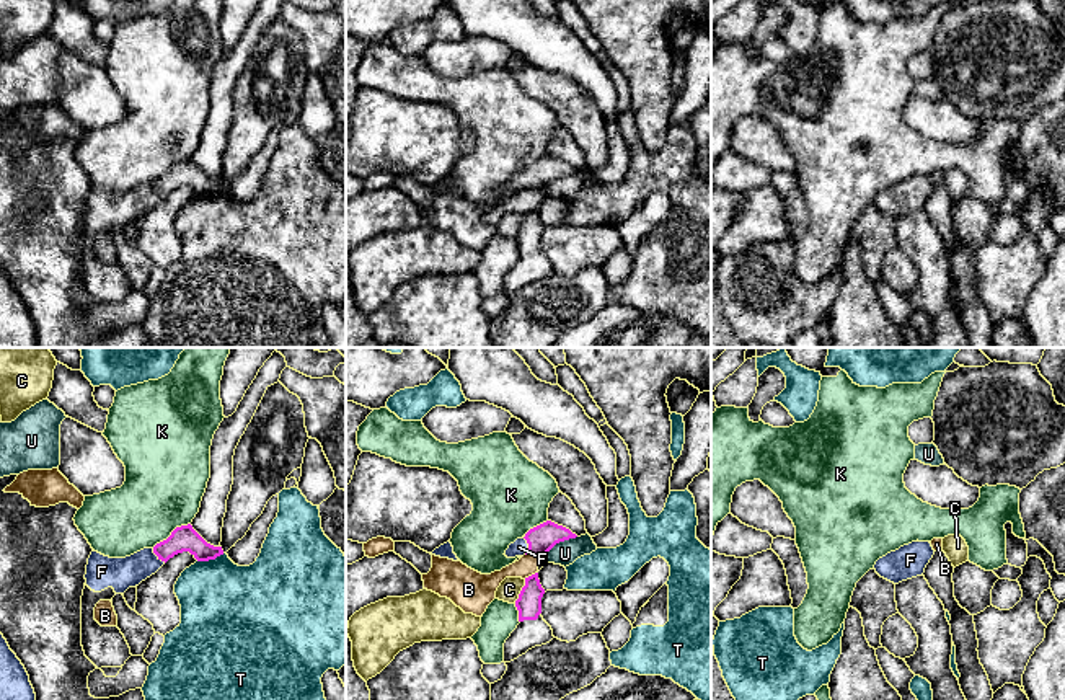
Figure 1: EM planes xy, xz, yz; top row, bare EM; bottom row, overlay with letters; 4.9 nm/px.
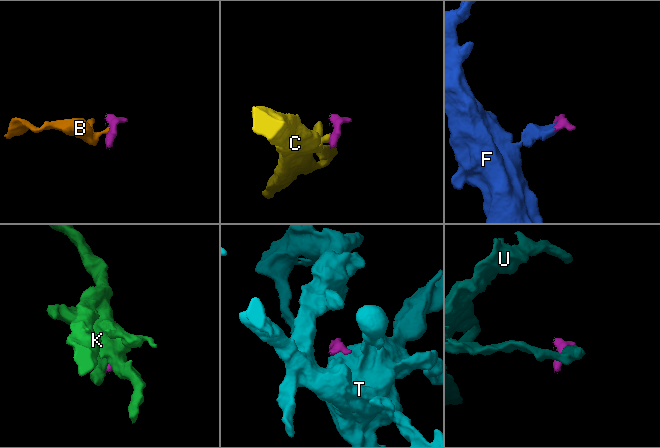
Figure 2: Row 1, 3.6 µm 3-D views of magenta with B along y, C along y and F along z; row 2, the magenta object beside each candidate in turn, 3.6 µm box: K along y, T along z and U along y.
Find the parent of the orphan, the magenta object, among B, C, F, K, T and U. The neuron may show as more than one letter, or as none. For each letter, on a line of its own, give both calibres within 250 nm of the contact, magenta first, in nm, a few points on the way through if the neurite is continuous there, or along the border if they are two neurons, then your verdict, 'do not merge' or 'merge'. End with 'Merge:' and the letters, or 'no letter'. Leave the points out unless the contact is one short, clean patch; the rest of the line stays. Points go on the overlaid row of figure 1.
B: 140/100 nm | along xz (525, 553), (532, 553), (537, 558) | do not merge
C: 130/110 nm | along xz (525, 580), (514, 602) | do not merge
F: 130/160 nm | across xy (183, 539), (159, 557), (131, 571), (119, 573) | merge
K: 130/380 nm | do not merge
T: 130/440 nm | along xy (224, 553), (198, 562) | do not merge
U: 140/120 nm | along xz (576, 536), (560, 540), (545, 560) | do not merge
Merge: F

